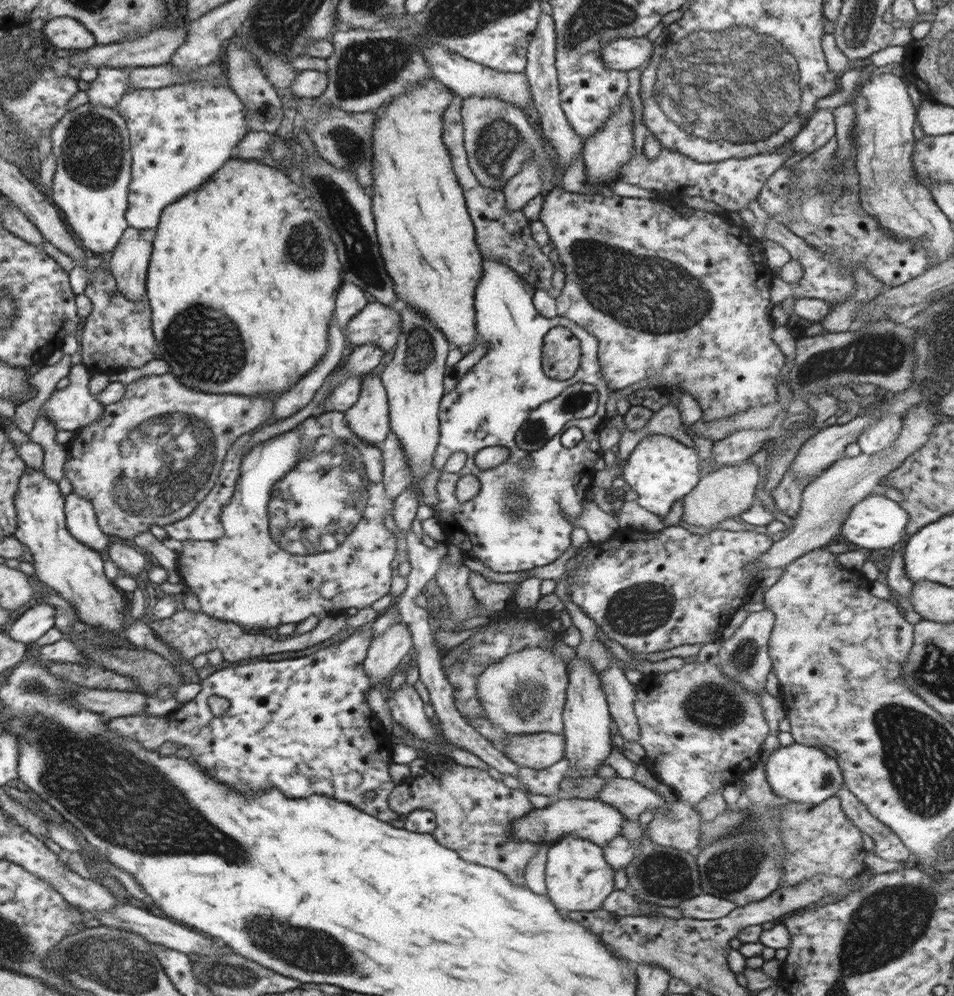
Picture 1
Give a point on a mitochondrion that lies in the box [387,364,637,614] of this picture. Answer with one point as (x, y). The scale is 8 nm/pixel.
(516, 507)

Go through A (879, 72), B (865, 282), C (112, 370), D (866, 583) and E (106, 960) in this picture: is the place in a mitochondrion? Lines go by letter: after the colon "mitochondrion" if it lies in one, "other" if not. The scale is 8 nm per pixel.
A: other
B: other
C: other
D: other
E: mitochondrion

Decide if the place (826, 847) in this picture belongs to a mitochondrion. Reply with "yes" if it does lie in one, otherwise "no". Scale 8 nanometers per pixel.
no

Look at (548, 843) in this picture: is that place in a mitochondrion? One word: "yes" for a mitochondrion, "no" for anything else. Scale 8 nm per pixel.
no

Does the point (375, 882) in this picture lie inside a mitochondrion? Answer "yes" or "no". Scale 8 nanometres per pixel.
no

